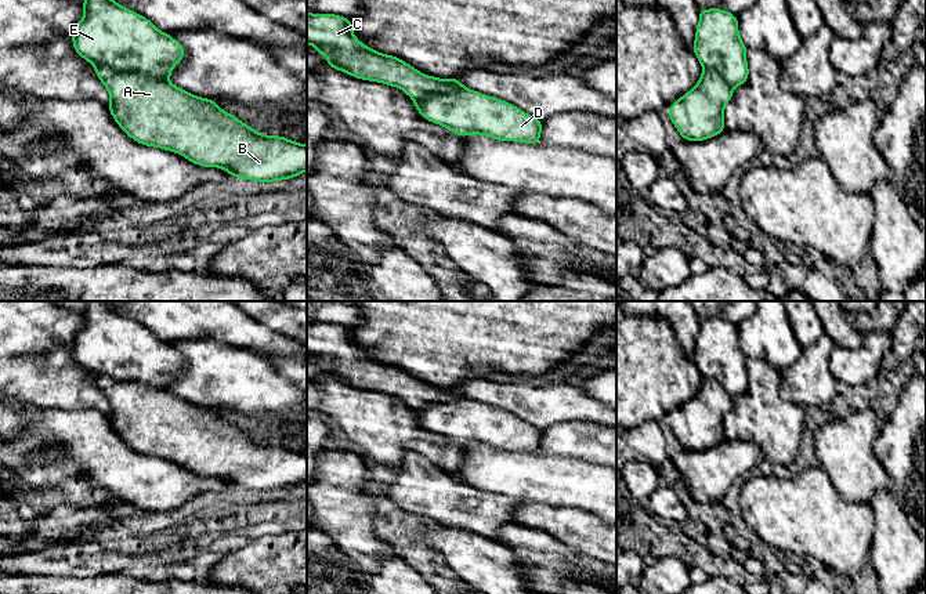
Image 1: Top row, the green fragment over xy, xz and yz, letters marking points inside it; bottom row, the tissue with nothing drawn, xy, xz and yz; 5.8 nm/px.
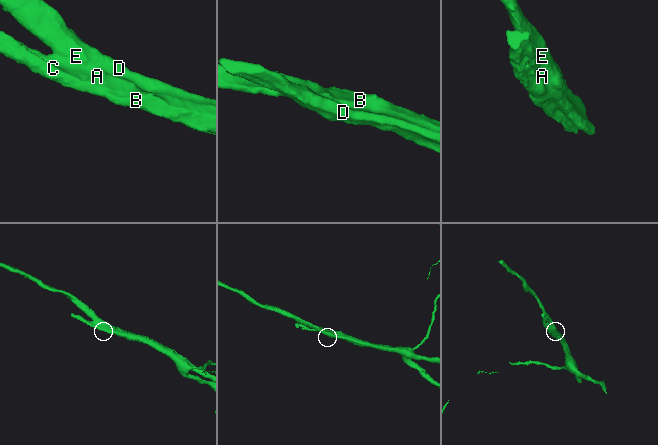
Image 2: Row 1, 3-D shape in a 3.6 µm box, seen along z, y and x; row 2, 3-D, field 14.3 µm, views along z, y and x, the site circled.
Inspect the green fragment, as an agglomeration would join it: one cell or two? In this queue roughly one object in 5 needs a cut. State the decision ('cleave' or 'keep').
cleave

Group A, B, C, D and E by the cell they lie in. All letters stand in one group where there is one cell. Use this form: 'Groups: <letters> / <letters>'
Groups: A B C / D E

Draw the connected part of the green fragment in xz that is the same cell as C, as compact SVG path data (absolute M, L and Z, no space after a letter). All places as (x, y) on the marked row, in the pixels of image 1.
M307 12L307 46L310 44L329 59L325 66L361 80L398 87L412 99L464 87L455 77L427 76L401 58L381 54L362 44L351 29L351 19L340 15Z

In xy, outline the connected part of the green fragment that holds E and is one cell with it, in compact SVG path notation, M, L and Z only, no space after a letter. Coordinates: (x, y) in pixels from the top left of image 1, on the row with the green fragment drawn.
M86 0L82 8L84 17L73 29L72 43L73 50L93 65L169 80L174 66L185 55L184 47L173 36L163 33L149 19L115 0Z

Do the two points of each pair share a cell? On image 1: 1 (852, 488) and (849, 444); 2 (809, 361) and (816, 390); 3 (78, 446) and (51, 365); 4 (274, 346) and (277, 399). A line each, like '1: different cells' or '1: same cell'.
1: same cell
2: same cell
3: different cells
4: different cells

